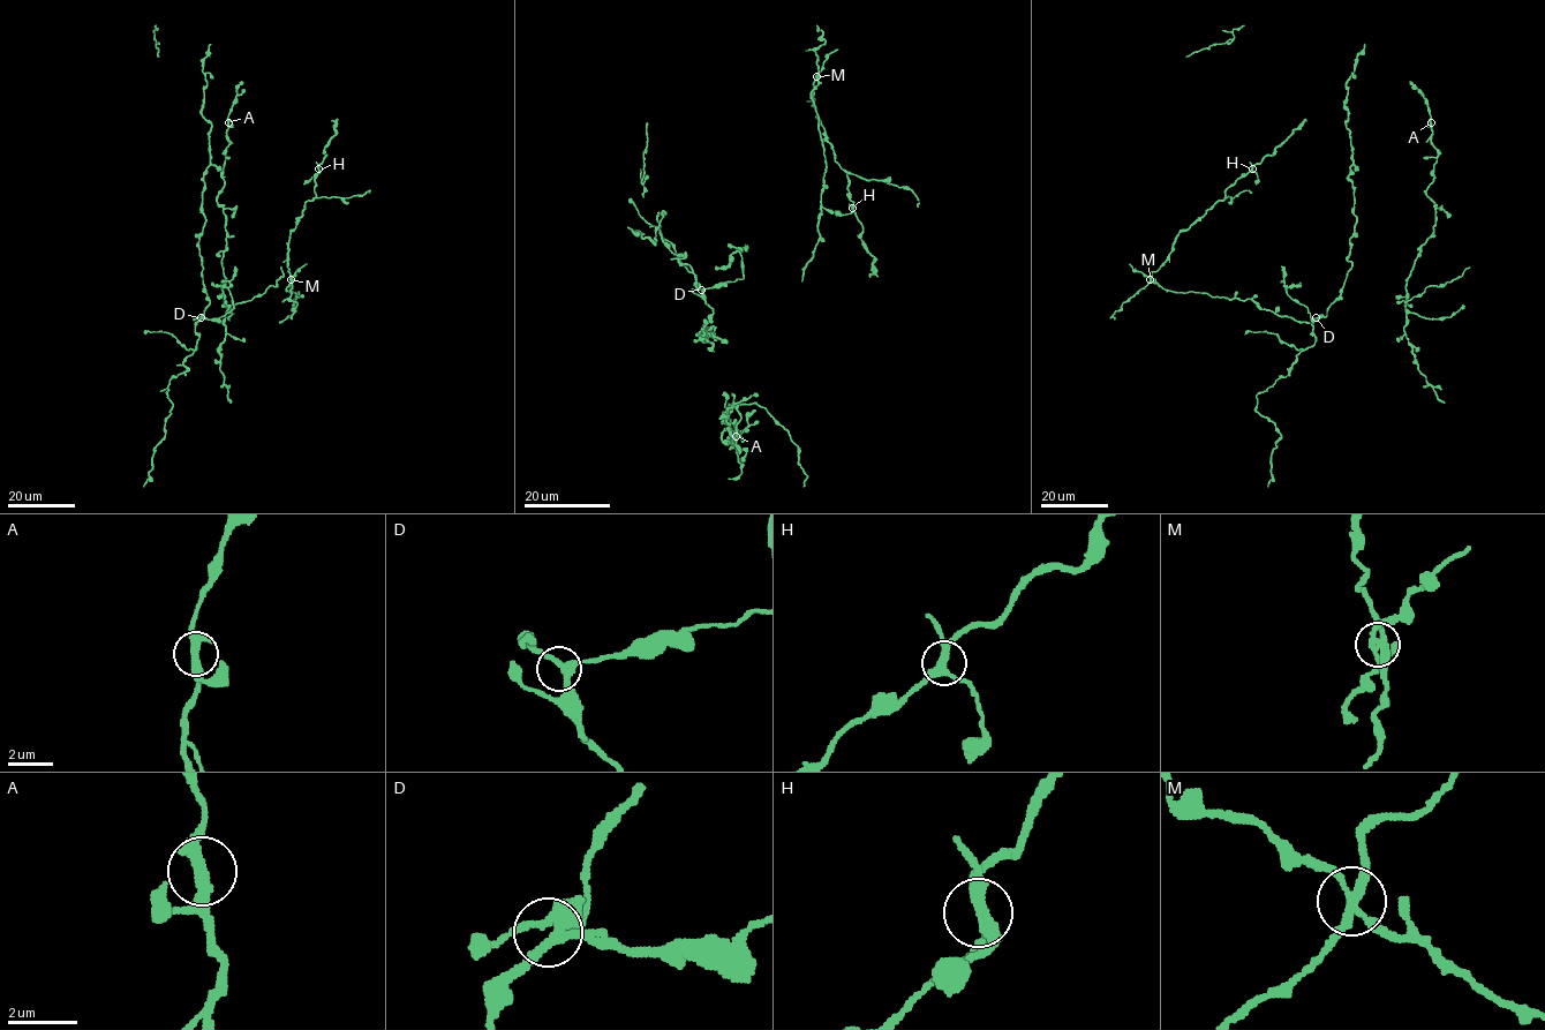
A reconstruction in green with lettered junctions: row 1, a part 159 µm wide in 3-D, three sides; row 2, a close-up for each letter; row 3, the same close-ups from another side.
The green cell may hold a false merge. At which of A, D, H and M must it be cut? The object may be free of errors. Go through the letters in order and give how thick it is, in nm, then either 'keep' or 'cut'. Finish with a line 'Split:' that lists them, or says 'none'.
A: 300 nm | keep
D: 260 nm | keep
H: 320 nm | keep
M: 280 nm | cut
Split: M

